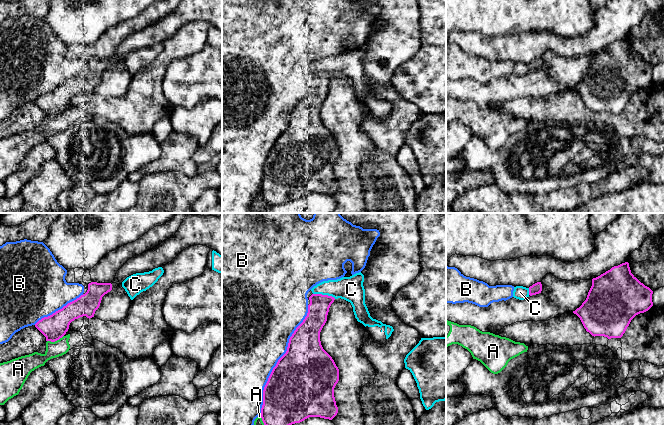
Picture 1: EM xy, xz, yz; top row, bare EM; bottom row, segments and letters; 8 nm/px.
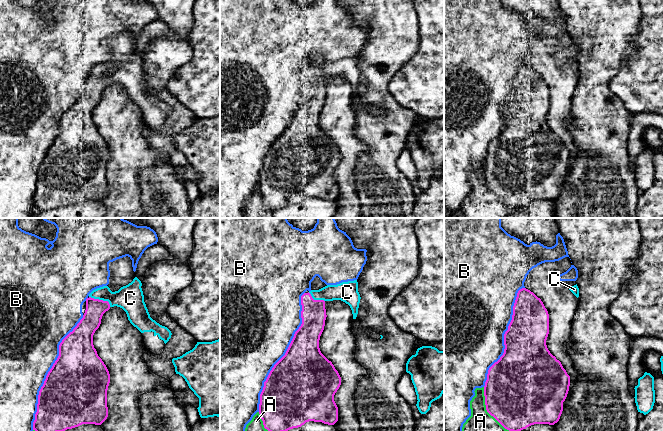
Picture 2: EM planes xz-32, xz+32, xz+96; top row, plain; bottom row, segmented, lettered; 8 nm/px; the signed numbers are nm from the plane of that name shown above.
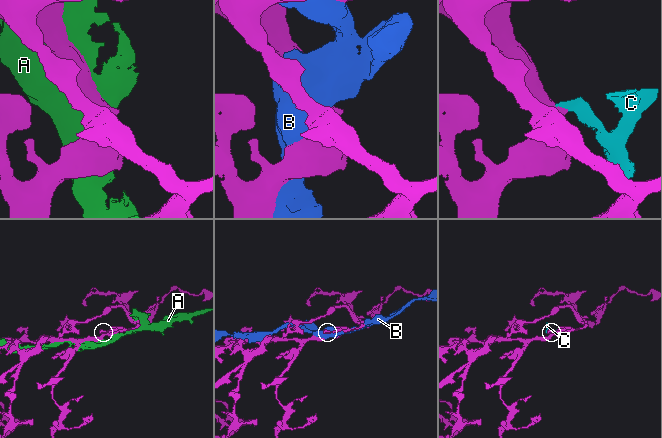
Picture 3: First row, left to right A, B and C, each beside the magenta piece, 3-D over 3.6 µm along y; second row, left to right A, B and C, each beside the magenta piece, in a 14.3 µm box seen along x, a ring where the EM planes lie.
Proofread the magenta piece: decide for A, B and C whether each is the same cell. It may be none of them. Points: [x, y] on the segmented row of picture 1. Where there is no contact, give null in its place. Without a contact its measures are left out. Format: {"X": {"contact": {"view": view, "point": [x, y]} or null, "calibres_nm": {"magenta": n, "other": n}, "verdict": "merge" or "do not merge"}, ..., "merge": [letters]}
{"A": {"contact": {"view": "xy", "point": [55, 340]}, "calibres_nm": {"magenta": 200, "other": 130}, "verdict": "do not merge"}, "B": {"contact": {"view": "xz", "point": [279, 359]}, "calibres_nm": {"magenta": 500, "other": 500}, "verdict": "do not merge"}, "C": {"contact": {"view": "xz", "point": [324, 295]}, "calibres_nm": {"magenta": 170, "other": 200}, "verdict": "merge"}, "merge": ["C"]}

